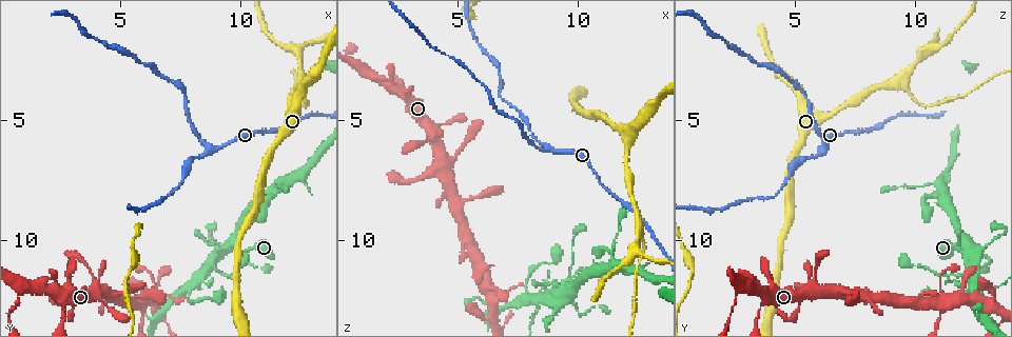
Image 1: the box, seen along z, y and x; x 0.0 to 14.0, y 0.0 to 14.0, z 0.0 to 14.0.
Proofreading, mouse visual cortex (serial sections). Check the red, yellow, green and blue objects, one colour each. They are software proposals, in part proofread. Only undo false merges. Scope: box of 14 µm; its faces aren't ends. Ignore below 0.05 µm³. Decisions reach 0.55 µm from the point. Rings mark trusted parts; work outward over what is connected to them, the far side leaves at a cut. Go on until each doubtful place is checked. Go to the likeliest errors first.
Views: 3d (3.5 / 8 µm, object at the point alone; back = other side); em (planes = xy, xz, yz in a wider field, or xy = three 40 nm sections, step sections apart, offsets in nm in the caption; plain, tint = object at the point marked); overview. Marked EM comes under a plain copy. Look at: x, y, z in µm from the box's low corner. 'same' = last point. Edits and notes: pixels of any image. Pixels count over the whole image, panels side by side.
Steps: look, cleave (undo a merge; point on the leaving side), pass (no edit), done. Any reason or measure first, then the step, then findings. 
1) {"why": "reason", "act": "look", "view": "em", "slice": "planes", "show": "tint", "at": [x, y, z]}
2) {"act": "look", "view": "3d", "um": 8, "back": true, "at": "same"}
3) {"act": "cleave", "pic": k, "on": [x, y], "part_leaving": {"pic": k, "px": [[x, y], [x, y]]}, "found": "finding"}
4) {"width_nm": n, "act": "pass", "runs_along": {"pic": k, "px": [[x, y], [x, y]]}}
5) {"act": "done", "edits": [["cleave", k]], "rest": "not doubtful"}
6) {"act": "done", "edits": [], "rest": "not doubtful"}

{"why": "thick turns thin", "act": "look", "view": "3d", "um": 3.5, "at": [12.7, 4.0, 9.9]}

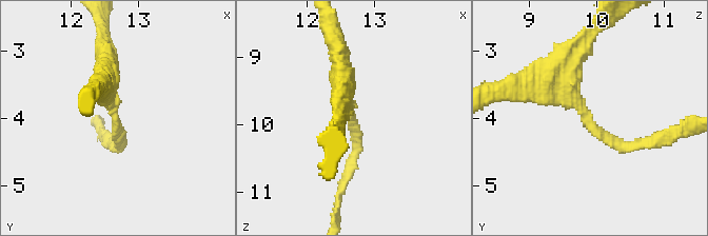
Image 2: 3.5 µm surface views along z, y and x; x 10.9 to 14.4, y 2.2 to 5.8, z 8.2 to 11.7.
{"act": "look", "view": "em", "slice": "xy", "step": 3, "show": "tint", "at": [12.65, 4.00, 9.90]}

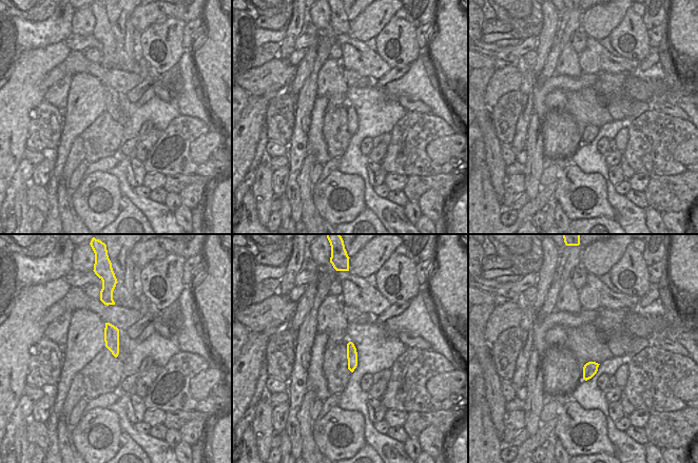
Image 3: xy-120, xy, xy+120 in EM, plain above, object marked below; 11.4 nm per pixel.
{"width_nm": 120, "act": "pass", "runs_along": {"pic": 2, "px": [[535, 82], [563, 82], [616, 144], [646, 144]]}, "found": "continuous, no second cell"}

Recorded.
{"why": "sudden change in width", "act": "look", "view": "3d", "um": 3.5, "at": [9.1, 11.3, 12.0]}

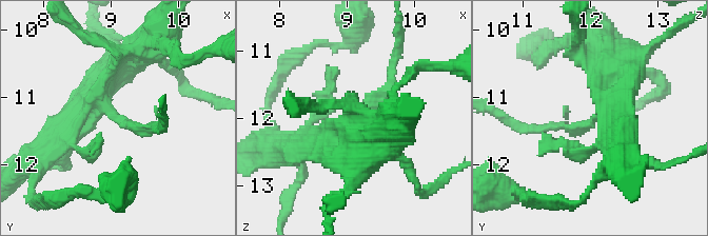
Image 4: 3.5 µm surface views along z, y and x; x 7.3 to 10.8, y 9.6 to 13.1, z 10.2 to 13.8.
{"arm_widths_nm": [150, 400], "act": "look", "view": "em", "slice": "xy", "step": 1, "show": "tint", "at": [9.20, 11.40, 12.00]}

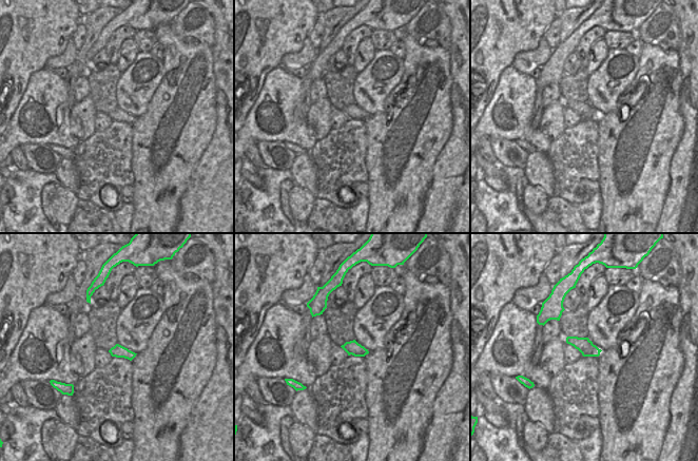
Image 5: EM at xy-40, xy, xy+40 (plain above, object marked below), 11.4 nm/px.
{"act": "pass", "found": "all the same cell"}

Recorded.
{"why": "a fork", "act": "look", "view": "3d", "um": 8, "back": true, "at": [8.9, 6.2, 6.3]}

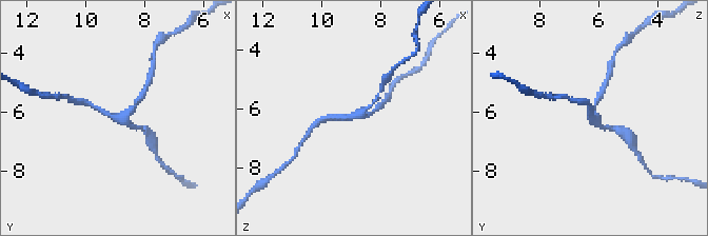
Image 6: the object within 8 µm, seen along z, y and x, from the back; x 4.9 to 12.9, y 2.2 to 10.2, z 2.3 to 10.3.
{"why": "zoom in", "act": "look", "view": "3d", "um": 3.5, "at": [8.8, 6.2, 6.3]}

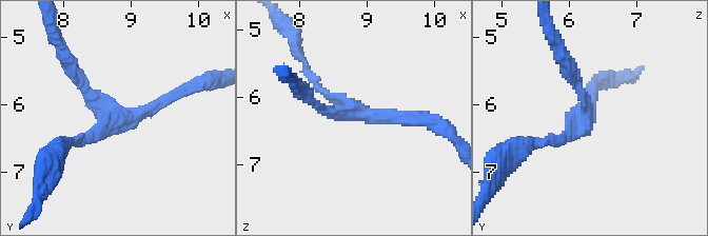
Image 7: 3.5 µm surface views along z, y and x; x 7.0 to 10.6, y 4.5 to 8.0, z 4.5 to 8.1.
{"arms": 3, "arm_widths_nm": [150, 150, 200], "act": "pass", "runs_along": {"pic": 7, "px": [[179, 93], [118, 119], [73, 70]]}, "found": "all the same cell"}

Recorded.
{"act": "done", "edits": [], "rest": "not doubtful"}

